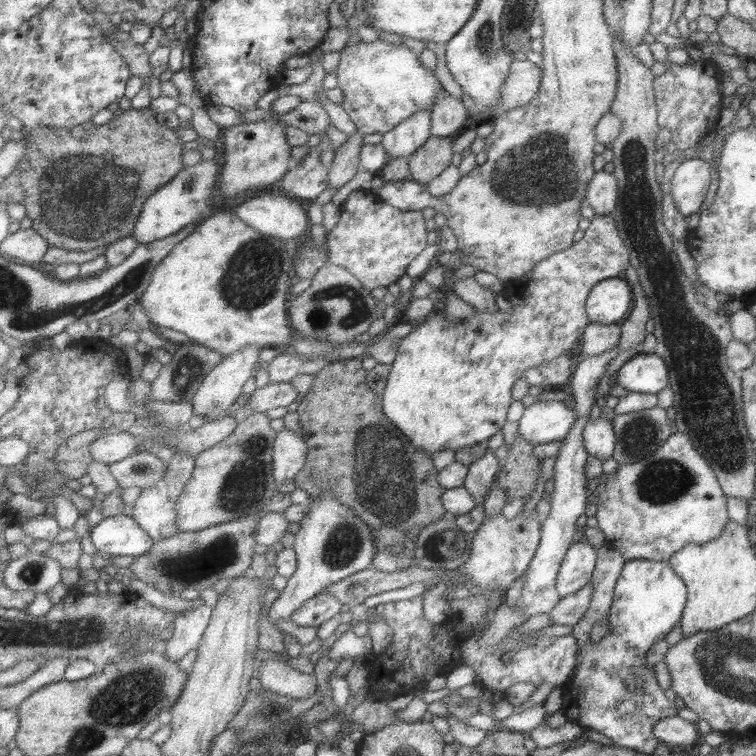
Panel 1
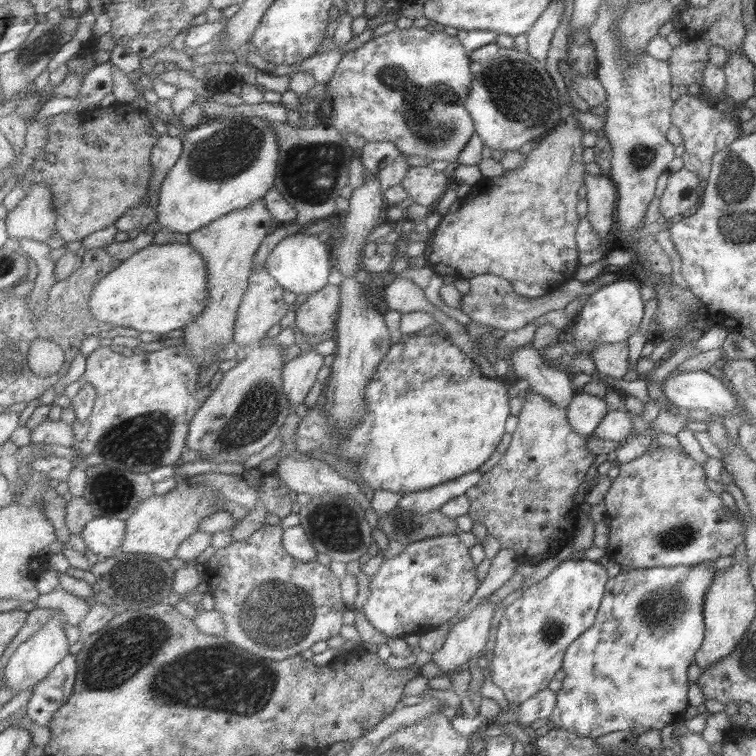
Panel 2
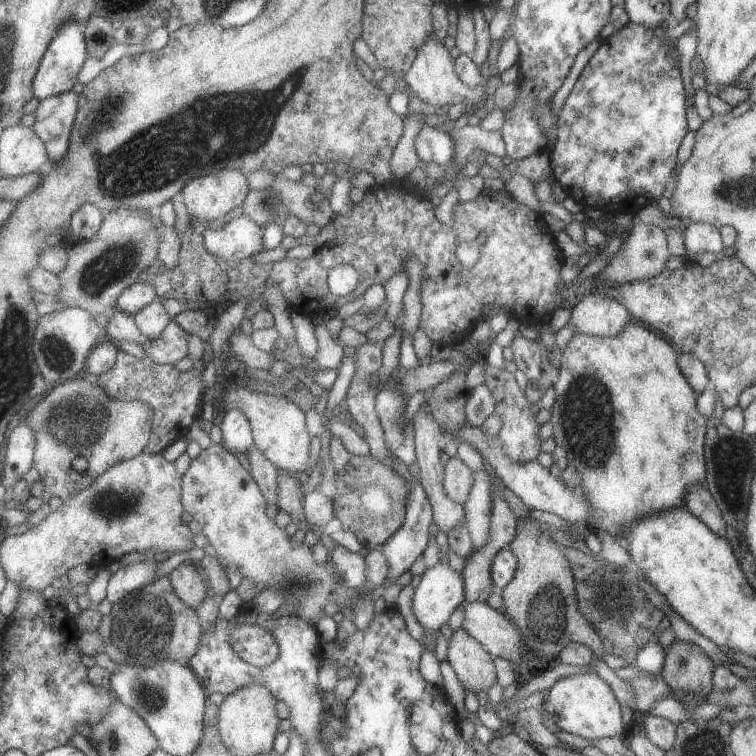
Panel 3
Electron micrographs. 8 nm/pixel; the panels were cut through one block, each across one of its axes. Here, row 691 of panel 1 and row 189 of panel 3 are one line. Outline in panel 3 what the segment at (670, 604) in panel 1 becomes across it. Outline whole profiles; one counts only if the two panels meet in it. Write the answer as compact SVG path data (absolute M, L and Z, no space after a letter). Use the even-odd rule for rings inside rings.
M628 22L627 26L620 28L611 38L601 43L598 51L588 60L588 64L578 82L574 86L574 90L570 92L564 107L560 111L558 118L558 142L554 149L549 151L551 159L551 167L556 183L569 197L574 199L585 208L592 208L602 211L606 216L616 216L618 214L630 214L634 216L641 209L644 209L652 201L658 200L663 196L665 185L672 176L672 169L677 168L678 150L682 144L682 140L688 134L688 120L686 119L687 96L685 94L681 68L678 68L676 60L670 58L669 53L676 46L674 43L666 40L667 30L671 26L671 22L666 22L666 26L646 27L639 23Z

